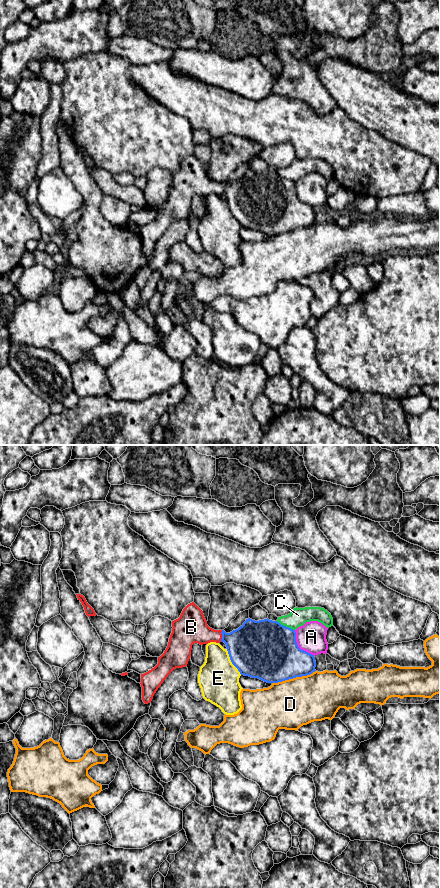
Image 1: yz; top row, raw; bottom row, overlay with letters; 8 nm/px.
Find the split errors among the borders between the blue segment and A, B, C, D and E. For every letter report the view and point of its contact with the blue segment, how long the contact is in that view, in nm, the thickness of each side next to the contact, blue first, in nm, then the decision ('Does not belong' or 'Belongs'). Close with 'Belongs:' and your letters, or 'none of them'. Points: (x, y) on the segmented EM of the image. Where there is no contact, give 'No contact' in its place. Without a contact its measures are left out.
A: Touches blue at yz (298, 646). Shared border 260 nm. Thickness 460 nm (blue) against 240 nm. Does not belong
B: Touches blue at yz (222, 636). Shared border 100 nm. Thickness 380 nm (blue) against 240 nm. Belongs
C: Touches blue at yz (285, 626). Shared border 170 nm. Thickness 480 nm (blue) against 150 nm. Does not belong
D: Touches blue at yz (293, 677). Shared border 360 nm. Thickness 440 nm (blue) against 400 nm. Does not belong
E: Touches blue at yz (231, 661). Shared border 240 nm. Thickness 460 nm (blue) against 320 nm. Does not belong
Belongs: B

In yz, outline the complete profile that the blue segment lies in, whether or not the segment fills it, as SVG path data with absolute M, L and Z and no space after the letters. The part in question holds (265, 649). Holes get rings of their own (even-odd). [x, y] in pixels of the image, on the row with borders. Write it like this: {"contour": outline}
{"contour": "M192 602L183 609L178 619L172 621L172 627L168 646L158 657L158 664L141 674L142 700L145 704L152 701L158 688L174 669L187 666L194 643L203 645L210 642L224 642L232 664L241 675L258 678L267 683L278 683L307 676L316 671L314 655L299 648L295 630L268 618L259 621L248 618L238 629L226 633L224 630L210 628L203 611Z"}

